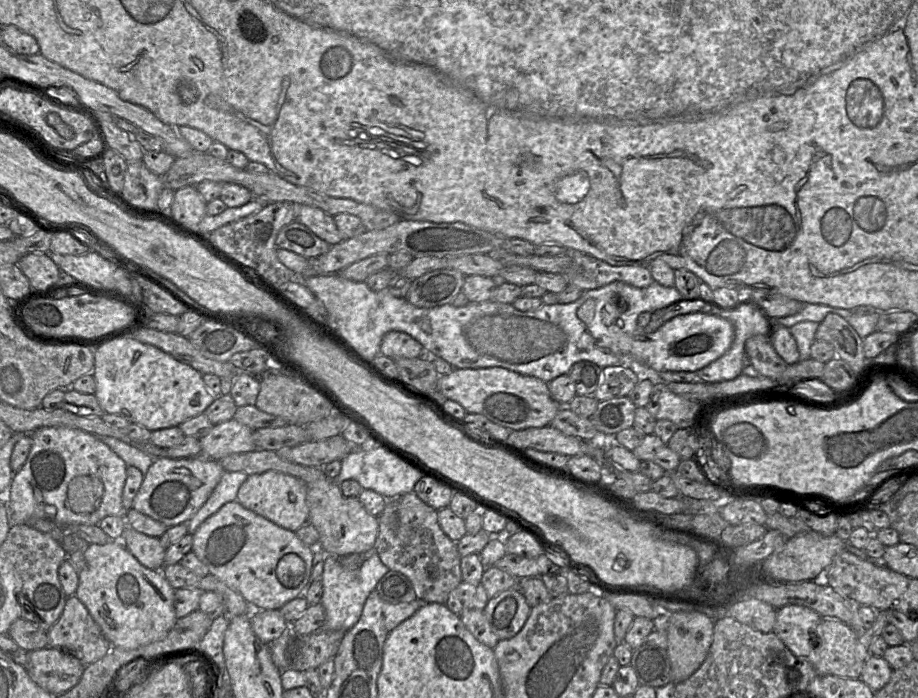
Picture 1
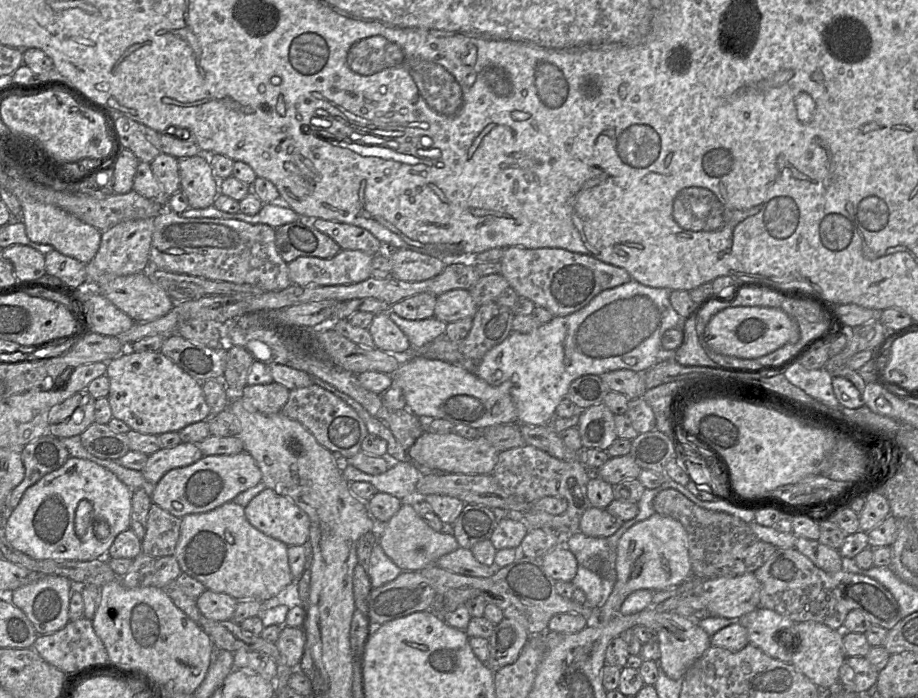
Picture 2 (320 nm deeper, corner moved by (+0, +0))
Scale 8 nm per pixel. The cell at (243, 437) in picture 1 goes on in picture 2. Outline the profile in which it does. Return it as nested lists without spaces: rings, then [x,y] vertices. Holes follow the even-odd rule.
[[[181,442],[174,448],[160,449],[149,455],[141,472],[148,482],[156,485],[170,470],[191,465],[202,457],[203,454],[196,444]]]

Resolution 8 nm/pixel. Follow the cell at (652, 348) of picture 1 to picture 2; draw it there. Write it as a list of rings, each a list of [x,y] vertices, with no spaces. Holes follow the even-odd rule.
[[[728,307],[716,313],[708,322],[702,345],[716,353],[743,359],[756,359],[786,344],[794,344],[800,338],[797,322],[781,308]]]

